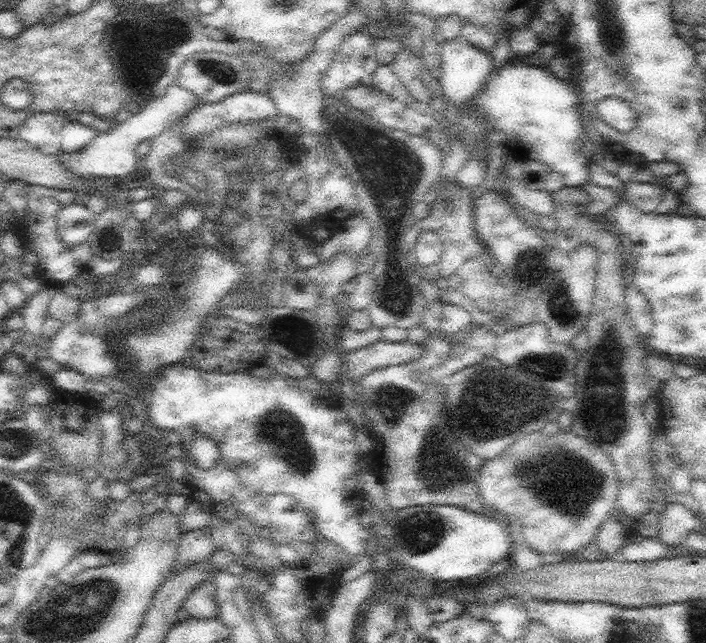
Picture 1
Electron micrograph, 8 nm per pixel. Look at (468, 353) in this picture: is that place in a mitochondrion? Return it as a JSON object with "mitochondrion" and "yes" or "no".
{"mitochondrion":"no"}

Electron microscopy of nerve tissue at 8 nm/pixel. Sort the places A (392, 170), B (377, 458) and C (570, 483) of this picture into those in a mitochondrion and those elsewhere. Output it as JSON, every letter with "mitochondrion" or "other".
{"A":"mitochondrion","B":"other","C":"mitochondrion"}

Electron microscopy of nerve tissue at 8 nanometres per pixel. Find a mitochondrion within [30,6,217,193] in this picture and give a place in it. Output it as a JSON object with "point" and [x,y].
{"point":[178,40]}

